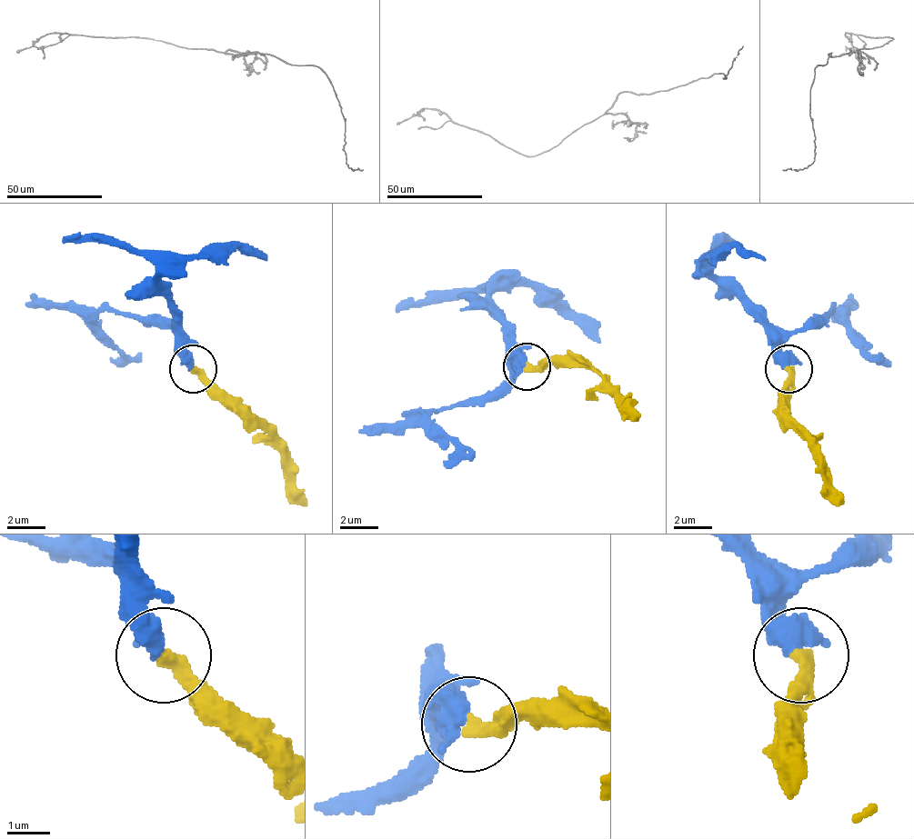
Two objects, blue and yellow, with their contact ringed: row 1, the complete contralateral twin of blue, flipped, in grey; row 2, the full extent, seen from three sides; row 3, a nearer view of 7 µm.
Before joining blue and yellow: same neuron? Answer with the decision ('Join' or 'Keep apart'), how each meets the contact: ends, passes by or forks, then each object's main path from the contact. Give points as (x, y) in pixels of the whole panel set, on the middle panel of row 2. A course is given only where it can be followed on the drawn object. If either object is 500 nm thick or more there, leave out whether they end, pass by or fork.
Join. Course of blue: (526, 365), (516, 327), (492, 299), (497, 289), (520, 284), (544, 284), (601, 342). Course of yellow: (526, 365), (587, 365), (639, 417)

